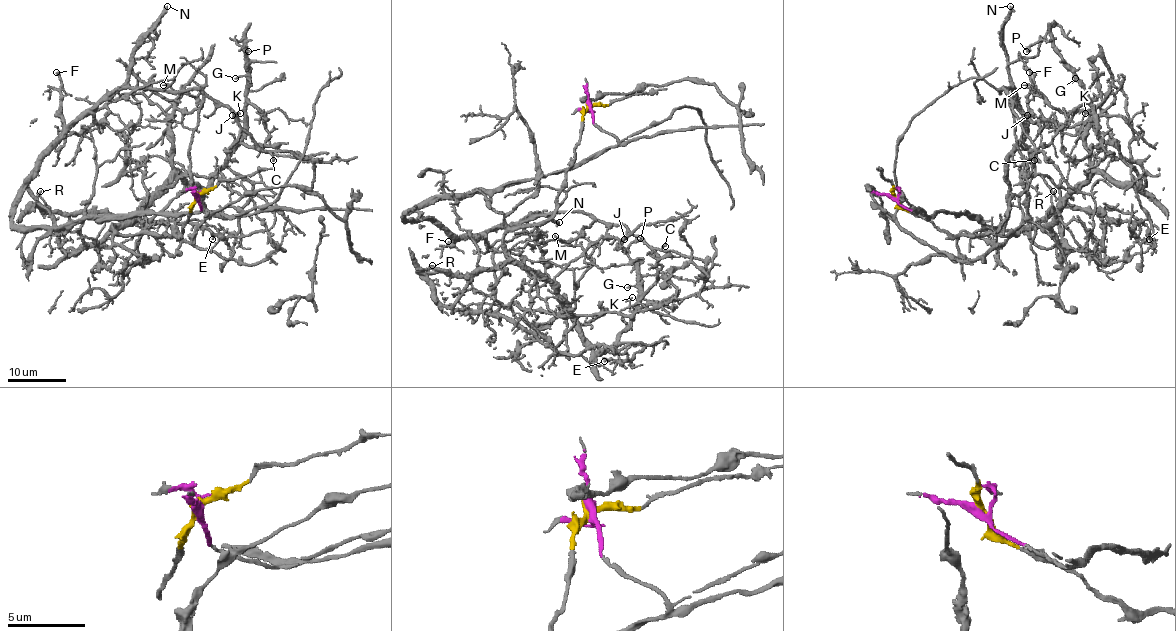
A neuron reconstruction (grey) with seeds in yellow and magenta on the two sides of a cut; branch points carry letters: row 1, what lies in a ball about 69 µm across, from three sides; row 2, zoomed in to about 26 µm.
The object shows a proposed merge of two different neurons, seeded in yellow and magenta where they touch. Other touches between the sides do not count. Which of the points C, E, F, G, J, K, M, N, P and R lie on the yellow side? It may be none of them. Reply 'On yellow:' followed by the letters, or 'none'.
On yellow: E, G, K, M, P, R

